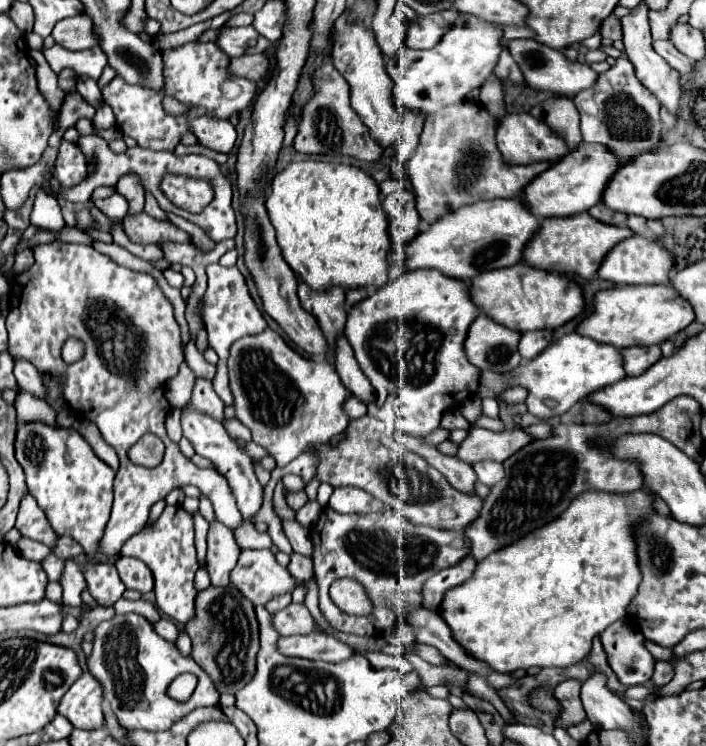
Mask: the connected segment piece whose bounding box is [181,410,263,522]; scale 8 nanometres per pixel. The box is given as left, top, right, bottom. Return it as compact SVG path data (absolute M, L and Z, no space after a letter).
M187 410L181 416L181 426L183 426L183 438L187 438L193 444L195 454L207 458L213 464L213 468L227 480L227 484L229 484L229 488L231 488L231 492L235 496L237 508L243 514L243 520L251 522L251 516L261 508L263 486L255 478L249 454L243 452L237 446L237 442L227 434L227 430L223 428L223 424L219 420L207 416L207 414L201 414L201 412L195 412L195 410Z

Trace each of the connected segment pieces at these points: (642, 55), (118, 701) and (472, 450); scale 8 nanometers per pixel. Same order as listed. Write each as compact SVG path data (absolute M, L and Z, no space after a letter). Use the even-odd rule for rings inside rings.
M639 4L637 8L633 8L623 20L623 44L625 44L625 54L631 60L633 68L635 68L635 76L639 78L639 82L657 96L657 100L669 108L671 114L675 114L679 110L679 72L673 70L651 46L651 32L649 32L649 22L647 22L647 12L649 8L645 4Z
M117 614L107 622L101 622L93 630L93 652L87 658L87 668L103 688L103 698L111 704L119 724L125 730L167 730L175 720L187 716L201 706L217 706L219 692L213 680L191 658L183 656L175 644L169 644L161 636L155 636L151 624L139 614ZM183 672L197 676L199 684L187 702L175 702L167 698L167 686ZM153 692L153 700L151 700Z
M473 426L469 430L469 436L459 444L457 456L467 464L473 464L479 460L503 462L509 456L513 456L513 452L519 452L533 440L535 438L531 434L527 434L523 428L491 432L491 430ZM503 456L507 456L507 458L503 458Z

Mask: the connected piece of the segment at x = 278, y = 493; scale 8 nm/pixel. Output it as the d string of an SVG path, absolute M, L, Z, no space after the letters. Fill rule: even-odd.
M280 479L277 482L273 493L273 505L274 510L279 518L287 520L295 520L296 513L287 505L285 497L283 495L283 483Z

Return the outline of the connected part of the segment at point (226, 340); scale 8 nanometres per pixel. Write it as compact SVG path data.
M219 263L210 264L206 267L206 274L209 278L209 286L205 291L203 318L205 318L205 326L207 326L207 334L209 334L209 344L219 354L217 376L213 380L213 388L225 404L231 404L231 392L227 390L227 370L225 370L223 360L227 360L227 352L235 340L239 340L241 336L247 336L247 334L263 332L263 328L267 328L267 322L261 314L261 310L257 310L253 298L249 296L245 277L237 266L228 268Z

